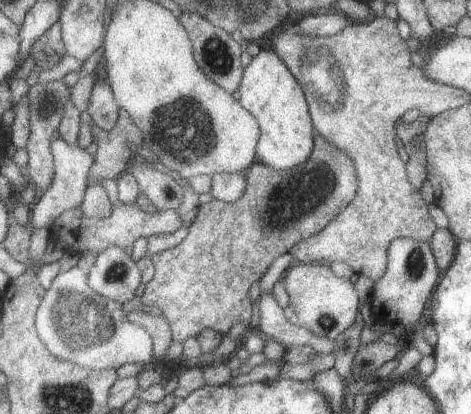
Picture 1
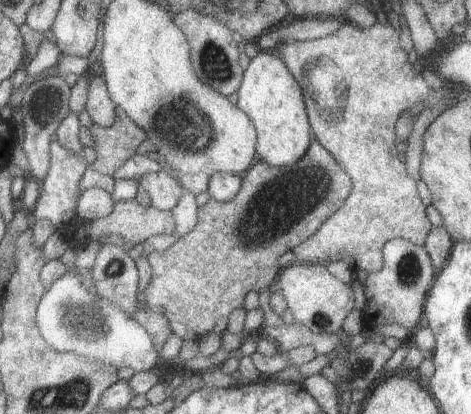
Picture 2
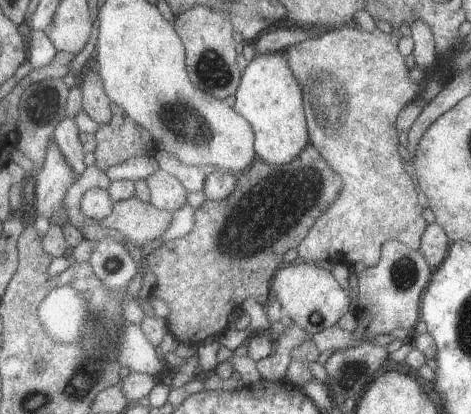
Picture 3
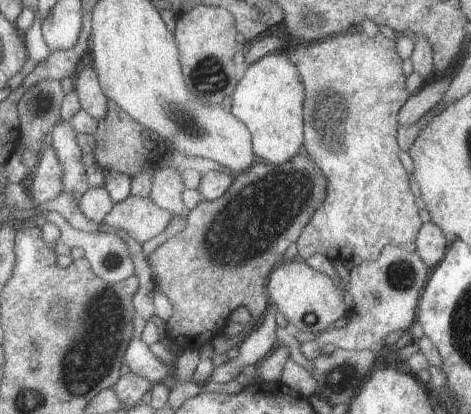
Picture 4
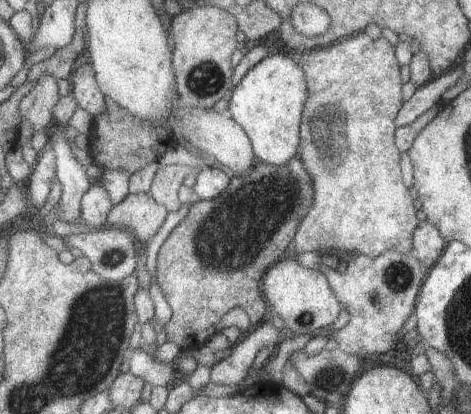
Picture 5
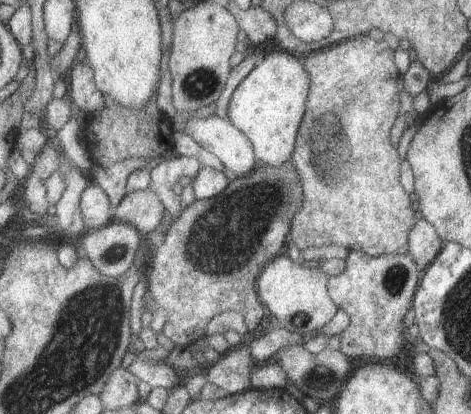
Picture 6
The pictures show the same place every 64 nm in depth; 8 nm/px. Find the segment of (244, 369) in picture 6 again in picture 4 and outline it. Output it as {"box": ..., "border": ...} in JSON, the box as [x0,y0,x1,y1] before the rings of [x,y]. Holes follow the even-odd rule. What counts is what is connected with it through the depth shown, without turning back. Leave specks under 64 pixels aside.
{"box":[209,304,279,384],"border":[[[269,304],[269,310],[265,312],[263,320],[247,332],[245,340],[239,342],[235,346],[235,350],[239,352],[237,358],[233,358],[231,362],[227,364],[221,364],[213,370],[213,374],[209,376],[209,382],[217,382],[217,384],[227,384],[231,382],[237,374],[241,374],[241,370],[245,366],[253,366],[257,364],[259,358],[265,358],[267,354],[273,354],[273,350],[277,348],[279,340],[275,336],[275,314],[277,314],[277,308]]]}

